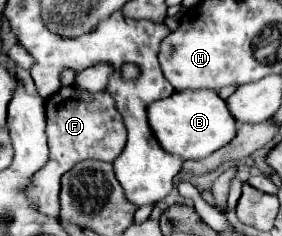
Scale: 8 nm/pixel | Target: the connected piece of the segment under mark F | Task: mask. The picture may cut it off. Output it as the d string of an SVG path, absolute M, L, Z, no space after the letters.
M62 86L54 96L46 98L46 134L50 158L28 184L28 200L52 218L60 218L60 178L78 162L102 160L114 162L126 144L126 124L116 108L116 100L108 92L88 92L78 86Z

